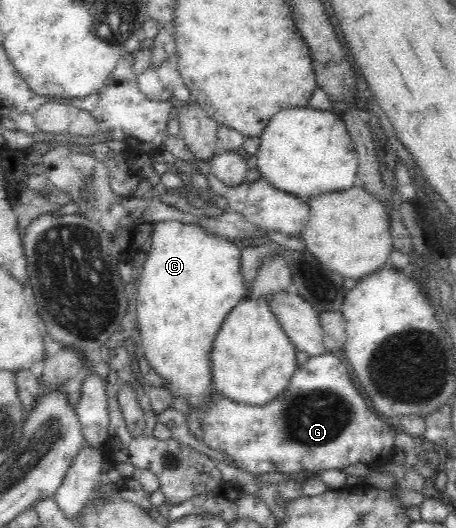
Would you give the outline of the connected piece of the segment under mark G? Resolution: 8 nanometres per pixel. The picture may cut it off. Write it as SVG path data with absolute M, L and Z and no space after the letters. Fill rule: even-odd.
M332 352L310 356L302 364L289 388L269 404L253 406L225 398L217 394L202 412L202 423L197 423L199 415L195 411L188 418L188 426L194 437L205 441L211 449L219 449L232 456L243 466L243 470L256 475L294 474L299 470L309 470L309 474L319 470L343 471L357 462L375 465L391 461L396 425L390 423L375 410L370 410L365 398L353 386L351 372L347 364Z

